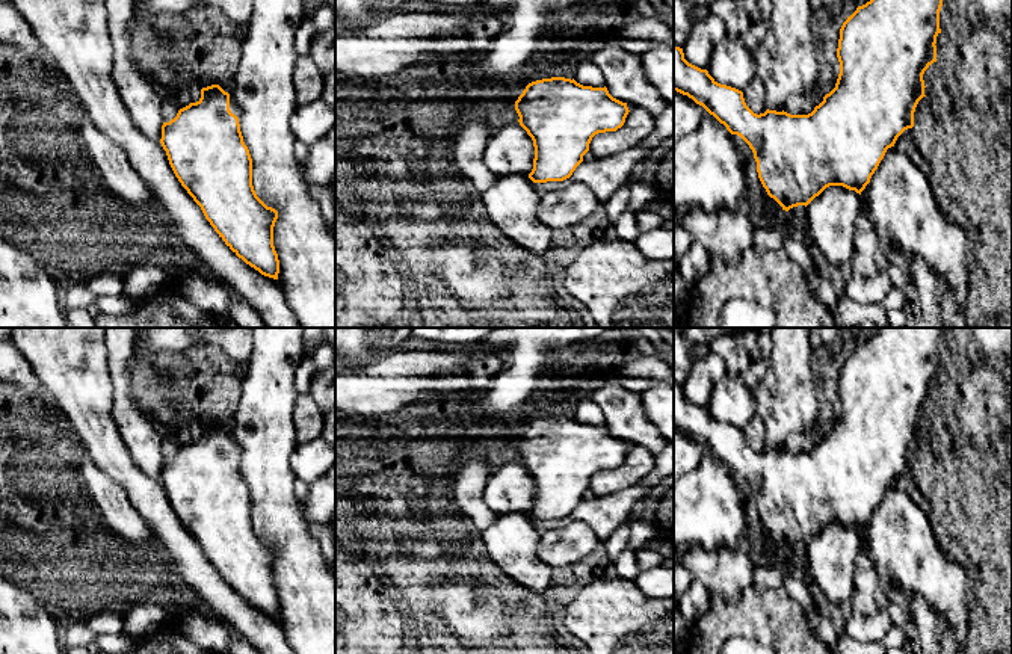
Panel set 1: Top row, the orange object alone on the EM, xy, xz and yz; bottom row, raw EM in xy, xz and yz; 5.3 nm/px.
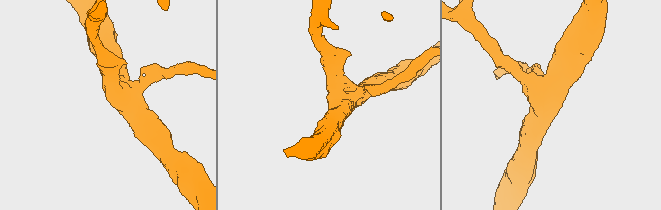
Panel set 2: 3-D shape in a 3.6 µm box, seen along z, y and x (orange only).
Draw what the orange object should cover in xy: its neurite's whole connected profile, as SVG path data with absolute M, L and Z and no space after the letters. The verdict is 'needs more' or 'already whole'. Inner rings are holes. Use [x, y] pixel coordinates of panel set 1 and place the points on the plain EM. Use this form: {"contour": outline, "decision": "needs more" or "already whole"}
{"contour": "M211 423L201 427L196 441L180 447L174 458L163 461L160 482L175 515L225 583L261 613L278 618L279 598L273 585L278 550L267 545L254 529L252 497L243 480L240 461L242 449L231 432Z", "decision": "needs more"}

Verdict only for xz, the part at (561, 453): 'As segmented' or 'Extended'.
As segmented

